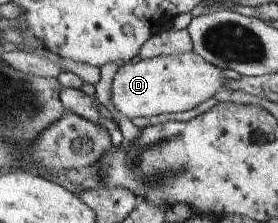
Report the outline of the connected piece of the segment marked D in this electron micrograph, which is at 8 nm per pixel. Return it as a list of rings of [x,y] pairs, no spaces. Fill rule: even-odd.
[[[193,50],[180,54],[160,55],[132,64],[126,63],[116,72],[112,82],[112,102],[131,120],[136,116],[152,119],[163,112],[192,110],[226,87],[222,69],[206,62]]]

